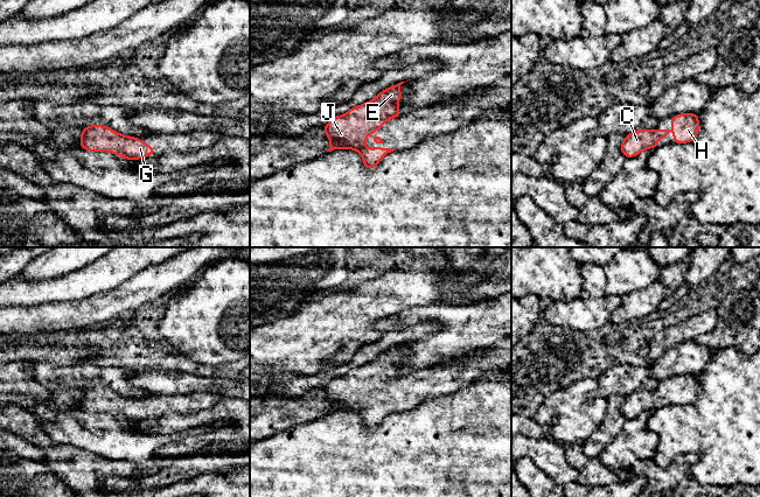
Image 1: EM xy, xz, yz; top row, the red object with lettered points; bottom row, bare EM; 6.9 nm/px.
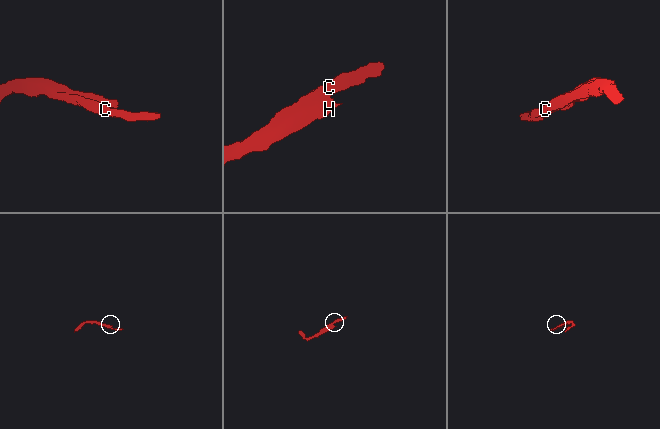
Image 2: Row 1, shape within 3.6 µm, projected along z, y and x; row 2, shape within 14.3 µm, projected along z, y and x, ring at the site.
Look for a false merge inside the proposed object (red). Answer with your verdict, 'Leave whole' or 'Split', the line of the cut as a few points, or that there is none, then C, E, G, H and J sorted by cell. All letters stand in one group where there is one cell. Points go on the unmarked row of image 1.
Leave whole. No split. Groups: C E G H J

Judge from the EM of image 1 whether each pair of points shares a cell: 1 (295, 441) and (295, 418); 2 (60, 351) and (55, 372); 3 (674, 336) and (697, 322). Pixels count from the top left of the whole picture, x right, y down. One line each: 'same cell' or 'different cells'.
1: different cells
2: different cells
3: same cell

